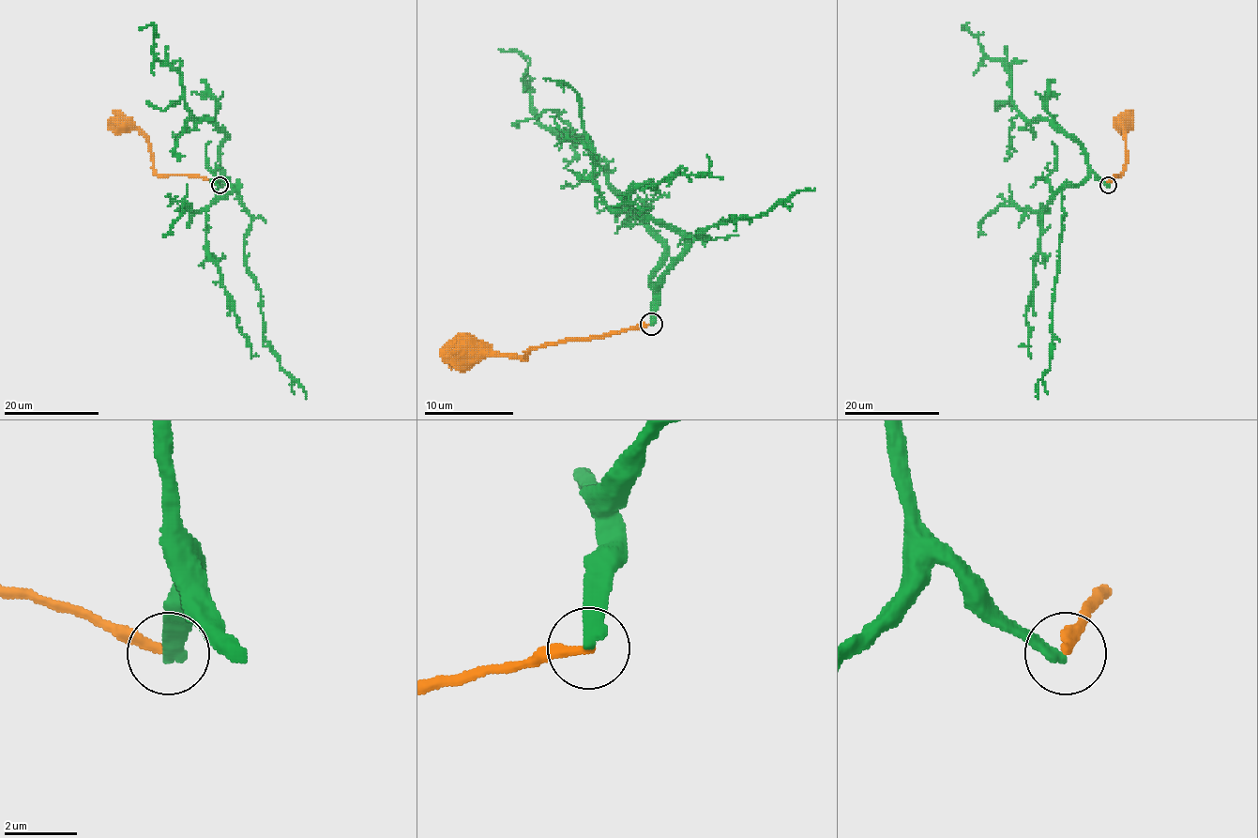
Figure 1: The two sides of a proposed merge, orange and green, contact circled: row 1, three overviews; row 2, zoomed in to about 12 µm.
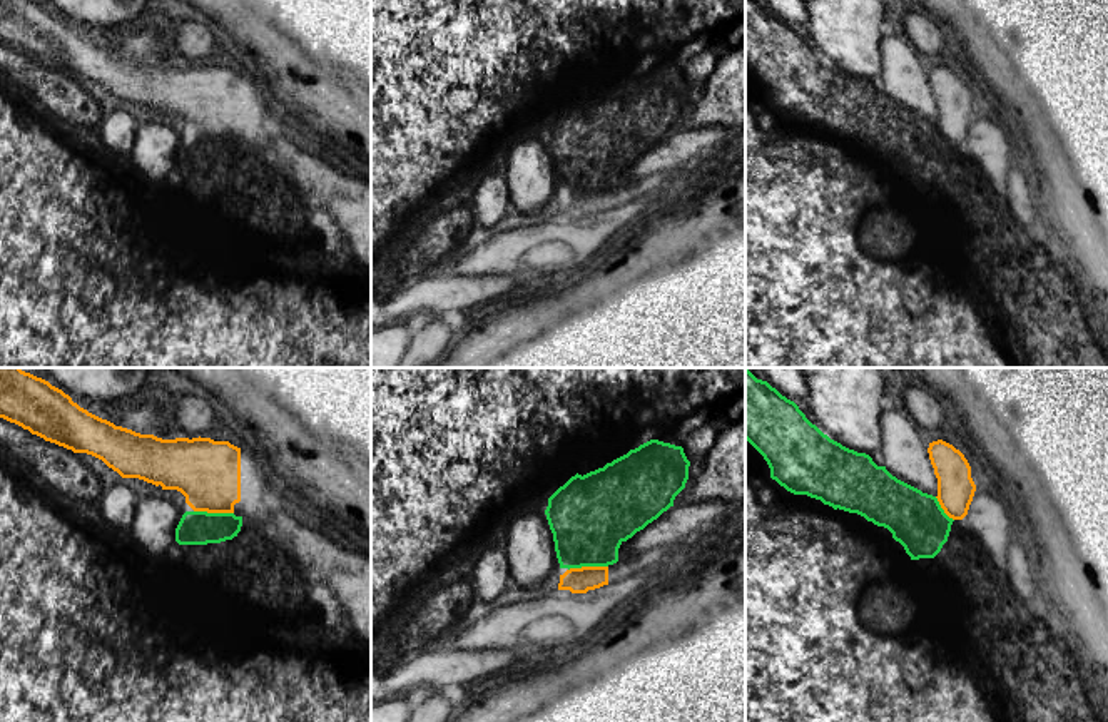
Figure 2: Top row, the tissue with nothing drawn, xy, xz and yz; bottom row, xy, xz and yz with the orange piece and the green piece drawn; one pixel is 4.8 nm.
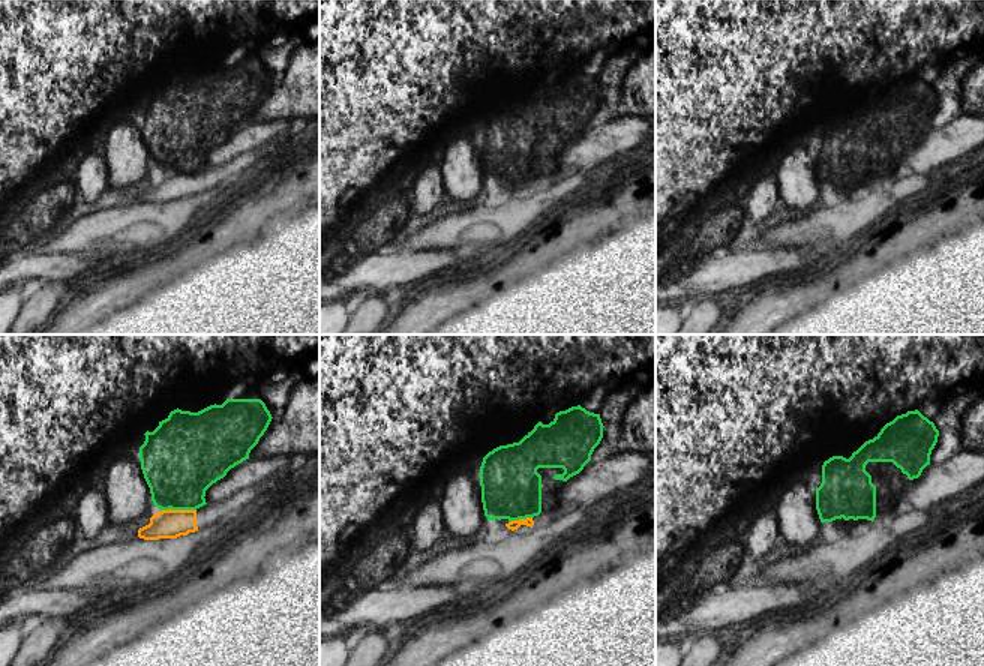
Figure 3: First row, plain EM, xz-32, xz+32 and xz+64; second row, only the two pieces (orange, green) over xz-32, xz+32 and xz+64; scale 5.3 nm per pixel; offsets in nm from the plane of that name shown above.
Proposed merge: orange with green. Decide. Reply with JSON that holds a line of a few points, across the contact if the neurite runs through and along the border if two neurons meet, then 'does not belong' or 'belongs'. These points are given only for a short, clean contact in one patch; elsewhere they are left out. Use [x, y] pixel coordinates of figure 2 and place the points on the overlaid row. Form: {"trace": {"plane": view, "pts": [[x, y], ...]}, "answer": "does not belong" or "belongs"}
{"trace": {"plane": "xy", "pts": [[194, 510], [233, 513]]}, "answer": "does not belong"}

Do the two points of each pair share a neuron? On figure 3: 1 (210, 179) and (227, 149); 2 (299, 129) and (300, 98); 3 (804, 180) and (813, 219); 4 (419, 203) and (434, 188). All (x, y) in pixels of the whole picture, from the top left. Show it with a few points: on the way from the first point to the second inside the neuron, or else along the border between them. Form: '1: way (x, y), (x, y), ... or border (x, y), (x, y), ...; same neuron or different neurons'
1: border (251, 152), (243, 152), (219, 165), (207, 168); different neurons
2: border (263, 122), (300, 120), (303, 123); different neurons
3: border (813, 206), (792, 215); different neurons
4: way (422, 200), (431, 191); same neuron

